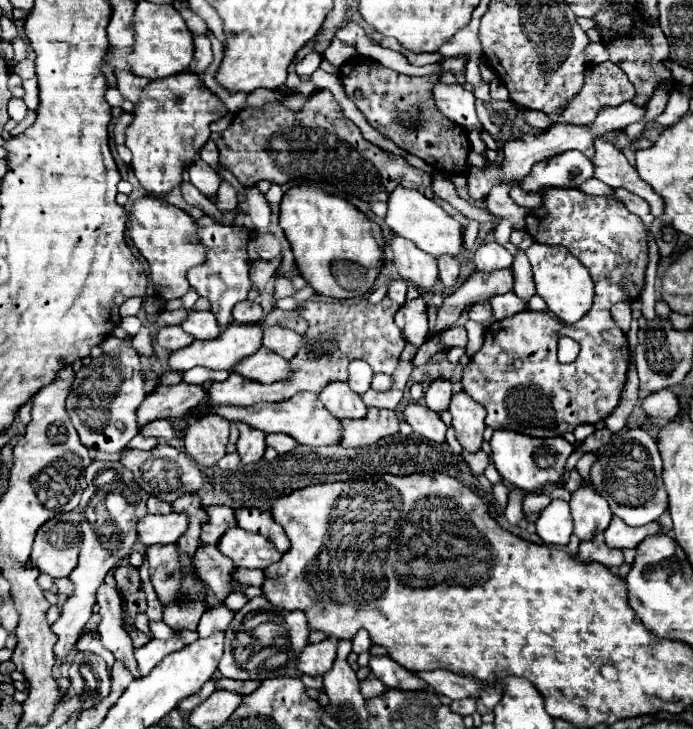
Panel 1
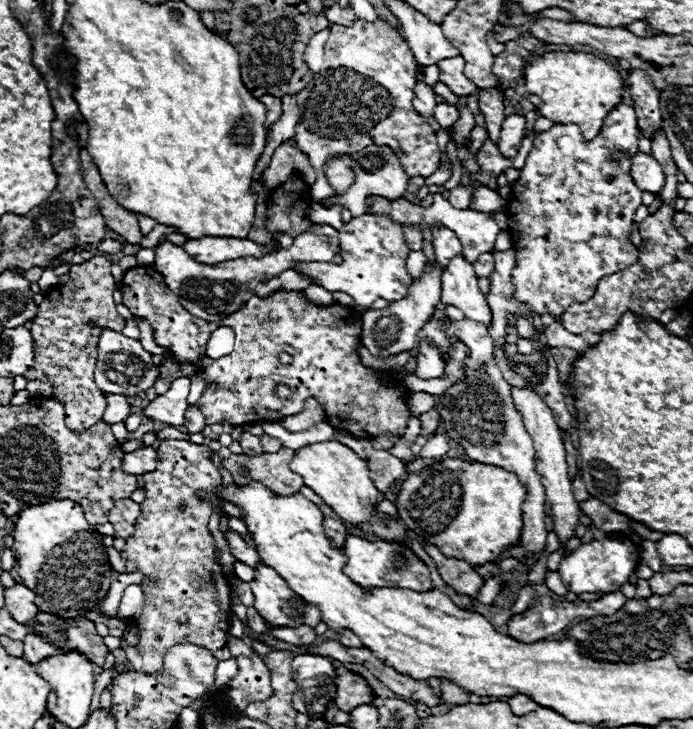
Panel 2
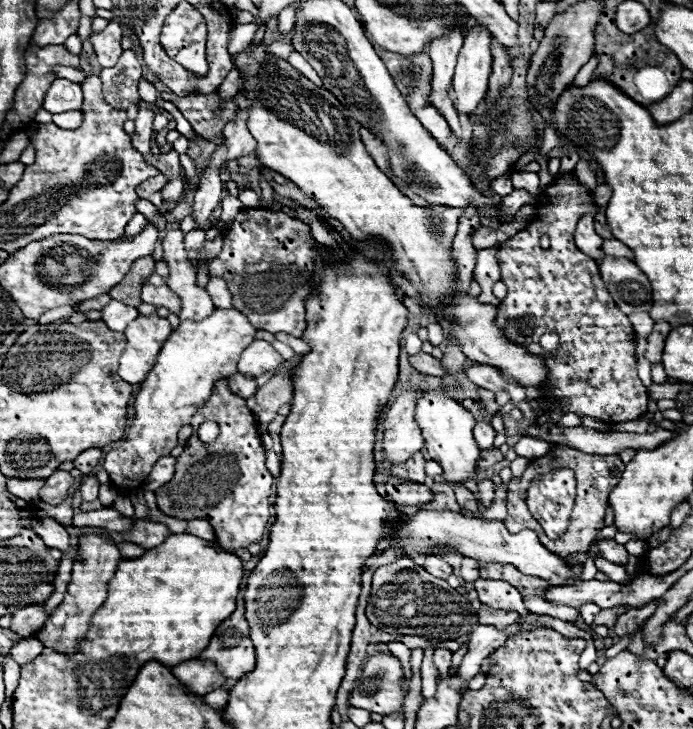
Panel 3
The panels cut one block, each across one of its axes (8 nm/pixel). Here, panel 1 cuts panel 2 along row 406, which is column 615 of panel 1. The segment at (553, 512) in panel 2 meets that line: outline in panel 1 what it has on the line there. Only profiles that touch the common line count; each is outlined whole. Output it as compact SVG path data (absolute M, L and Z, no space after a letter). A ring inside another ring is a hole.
M612 518L608 530L604 532L604 538L606 538L606 544L610 548L618 548L618 550L626 550L626 548L636 548L646 536L650 534L656 534L660 532L660 526L658 522L652 522L652 524L644 524L640 528L632 528L628 524L624 524L620 518Z

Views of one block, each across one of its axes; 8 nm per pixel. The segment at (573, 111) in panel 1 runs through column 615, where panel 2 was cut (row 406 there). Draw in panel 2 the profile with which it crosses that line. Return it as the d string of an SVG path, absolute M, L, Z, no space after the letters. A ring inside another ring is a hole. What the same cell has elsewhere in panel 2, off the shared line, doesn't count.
M92 256L82 264L70 266L70 280L58 284L44 294L38 314L32 320L32 338L36 338L36 366L24 374L26 380L46 380L52 384L54 396L64 404L66 426L86 430L100 422L106 408L106 396L94 384L96 348L102 330L122 332L124 318L116 312L112 292L116 290L110 274L112 262L106 256Z

